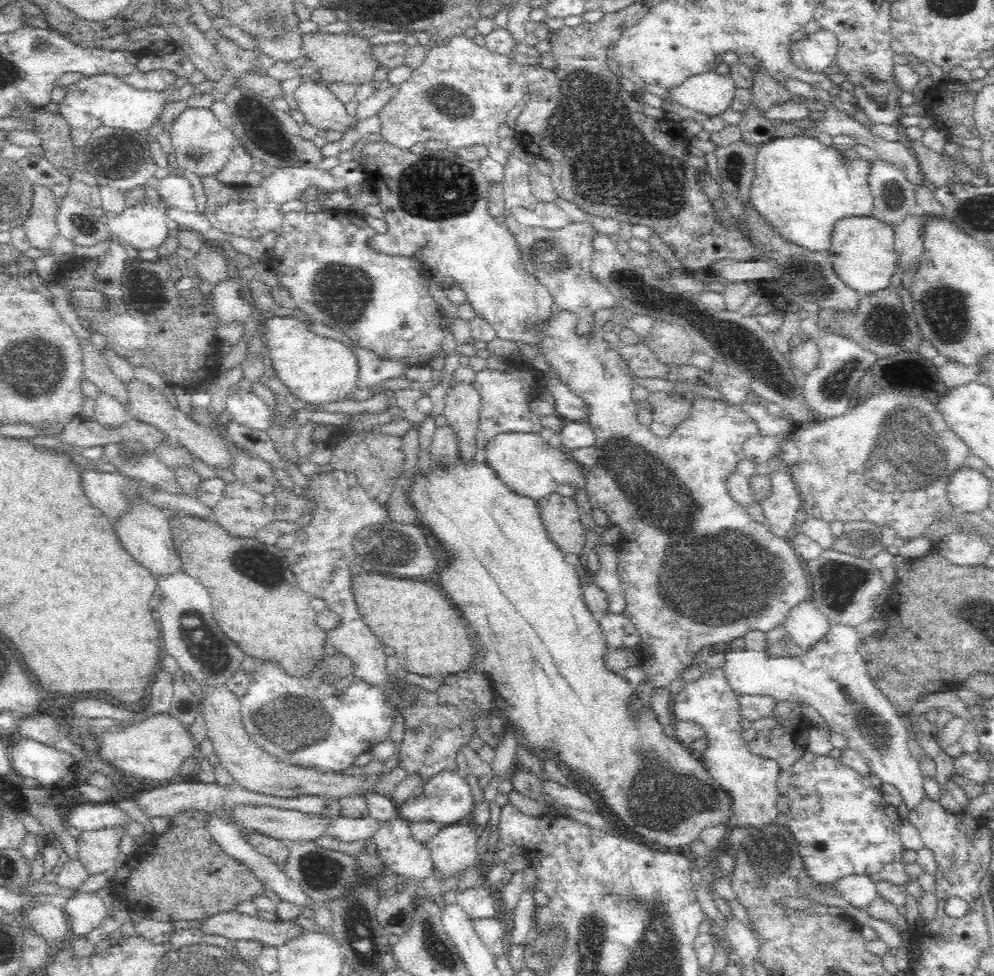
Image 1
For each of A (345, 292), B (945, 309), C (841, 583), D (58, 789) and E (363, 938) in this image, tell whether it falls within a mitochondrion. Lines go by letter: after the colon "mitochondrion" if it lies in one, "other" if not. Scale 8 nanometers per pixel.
A: mitochondrion
B: mitochondrion
C: mitochondrion
D: other
E: mitochondrion

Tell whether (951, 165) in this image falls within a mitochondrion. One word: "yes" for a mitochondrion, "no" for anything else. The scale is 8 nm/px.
no

